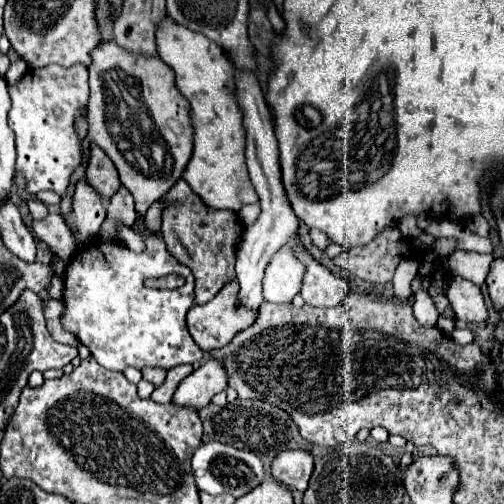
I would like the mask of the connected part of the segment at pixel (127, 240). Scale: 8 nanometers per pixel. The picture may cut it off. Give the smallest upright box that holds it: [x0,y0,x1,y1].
[116,223,144,253]

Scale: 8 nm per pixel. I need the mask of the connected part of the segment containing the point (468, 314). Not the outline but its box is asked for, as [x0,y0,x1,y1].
[444,277,488,325]

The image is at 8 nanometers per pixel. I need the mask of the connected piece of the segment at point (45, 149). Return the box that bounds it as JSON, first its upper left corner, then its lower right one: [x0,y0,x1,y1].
[8,65,88,199]

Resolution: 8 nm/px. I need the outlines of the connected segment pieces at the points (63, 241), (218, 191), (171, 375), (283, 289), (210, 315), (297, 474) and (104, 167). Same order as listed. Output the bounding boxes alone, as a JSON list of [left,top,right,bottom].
[[32,213,74,263],[156,15,256,213],[151,364,192,404],[264,245,304,303],[186,279,256,351],[270,451,314,491],[84,145,120,199]]

